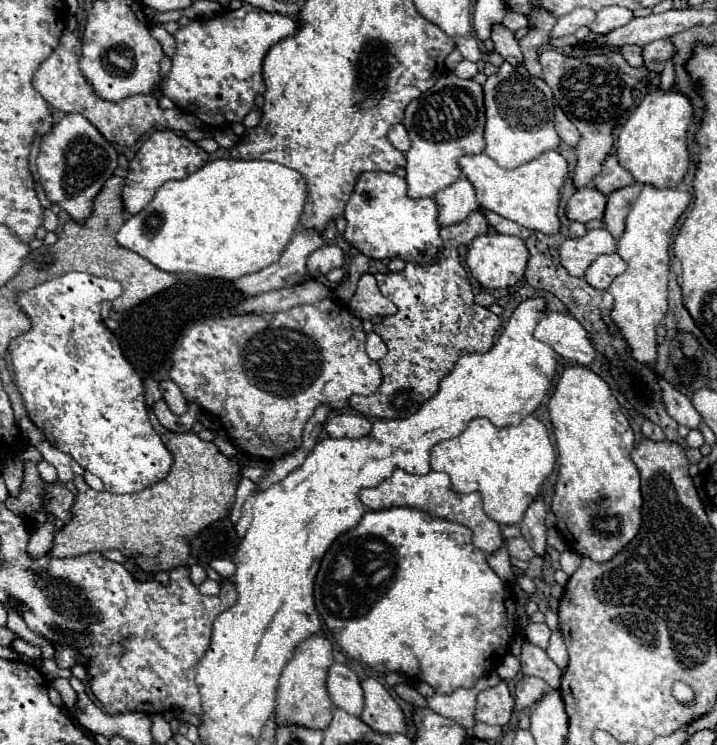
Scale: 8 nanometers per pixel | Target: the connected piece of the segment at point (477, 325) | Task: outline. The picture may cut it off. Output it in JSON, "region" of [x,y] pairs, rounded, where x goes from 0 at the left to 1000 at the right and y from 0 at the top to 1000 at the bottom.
{"region":[[[658,285],[650,295],[630,301],[630,303],[619,303],[614,309],[614,317],[619,322],[619,338],[608,354],[583,357],[577,352],[569,352],[561,365],[524,368],[530,392],[555,411],[555,419],[550,424],[536,427],[533,435],[522,438],[522,446],[530,448],[541,464],[541,475],[527,486],[533,494],[536,513],[527,521],[527,526],[519,532],[488,534],[488,545],[499,556],[508,556],[513,561],[569,561],[577,553],[583,553],[583,548],[611,526],[614,510],[633,494],[642,478],[656,475],[656,472],[681,472],[689,464],[689,454],[697,440],[697,424],[692,424],[681,413],[658,408],[661,405],[658,384],[656,384],[650,362],[644,360],[642,341],[639,341],[639,333],[644,328],[658,325],[658,319],[675,314],[678,309],[681,309],[678,293],[669,285]]]}

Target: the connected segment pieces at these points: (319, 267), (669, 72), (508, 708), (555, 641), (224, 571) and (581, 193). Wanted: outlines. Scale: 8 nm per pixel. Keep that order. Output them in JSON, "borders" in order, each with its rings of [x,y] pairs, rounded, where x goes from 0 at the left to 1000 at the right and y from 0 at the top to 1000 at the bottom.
{"borders":[[[[457,328],[444,333],[432,346],[430,346],[430,368],[444,370],[444,368],[457,368],[463,360],[474,360],[480,354],[480,336],[469,328]]],[[[932,81],[929,91],[921,99],[921,118],[923,121],[934,121],[940,115],[940,83]]],[[[697,915],[667,932],[661,964],[664,964],[664,969],[706,974],[711,969],[714,950],[717,950],[717,937],[709,926],[709,918]]],[[[770,848],[767,867],[764,867],[762,875],[764,875],[764,881],[775,889],[775,894],[778,894],[781,899],[789,897],[789,891],[792,891],[792,875],[789,875],[789,864],[787,864],[781,848]]],[[[298,749],[296,754],[293,754],[293,760],[307,770],[307,773],[312,773],[312,776],[324,776],[324,770],[326,770],[326,765],[329,765],[329,760],[326,760],[326,754],[321,752],[321,749]]],[[[815,250],[815,252],[806,252],[803,260],[792,268],[789,290],[795,295],[806,295],[817,301],[820,295],[840,293],[842,279],[845,279],[845,263],[837,260],[837,255],[831,255],[828,250]]]]}

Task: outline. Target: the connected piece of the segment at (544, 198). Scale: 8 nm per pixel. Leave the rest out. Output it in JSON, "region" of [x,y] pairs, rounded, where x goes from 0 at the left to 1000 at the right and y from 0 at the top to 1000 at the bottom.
{"region":[[[775,201],[759,204],[748,215],[717,228],[706,228],[695,223],[678,207],[642,212],[642,226],[644,226],[644,236],[650,236],[661,247],[664,266],[672,279],[686,282],[709,295],[717,295],[736,309],[748,309],[759,314],[781,311],[778,277],[781,277],[781,255],[792,242],[792,217]]]}

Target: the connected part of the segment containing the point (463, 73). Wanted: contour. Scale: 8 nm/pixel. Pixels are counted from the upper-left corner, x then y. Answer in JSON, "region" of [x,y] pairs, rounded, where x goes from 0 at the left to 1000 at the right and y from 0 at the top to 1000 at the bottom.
{"region":[[[644,81],[644,83],[636,89],[636,94],[633,94],[633,99],[636,99],[639,105],[661,105],[664,97],[667,97],[667,86],[661,86],[661,83],[656,83],[656,81]]]}

